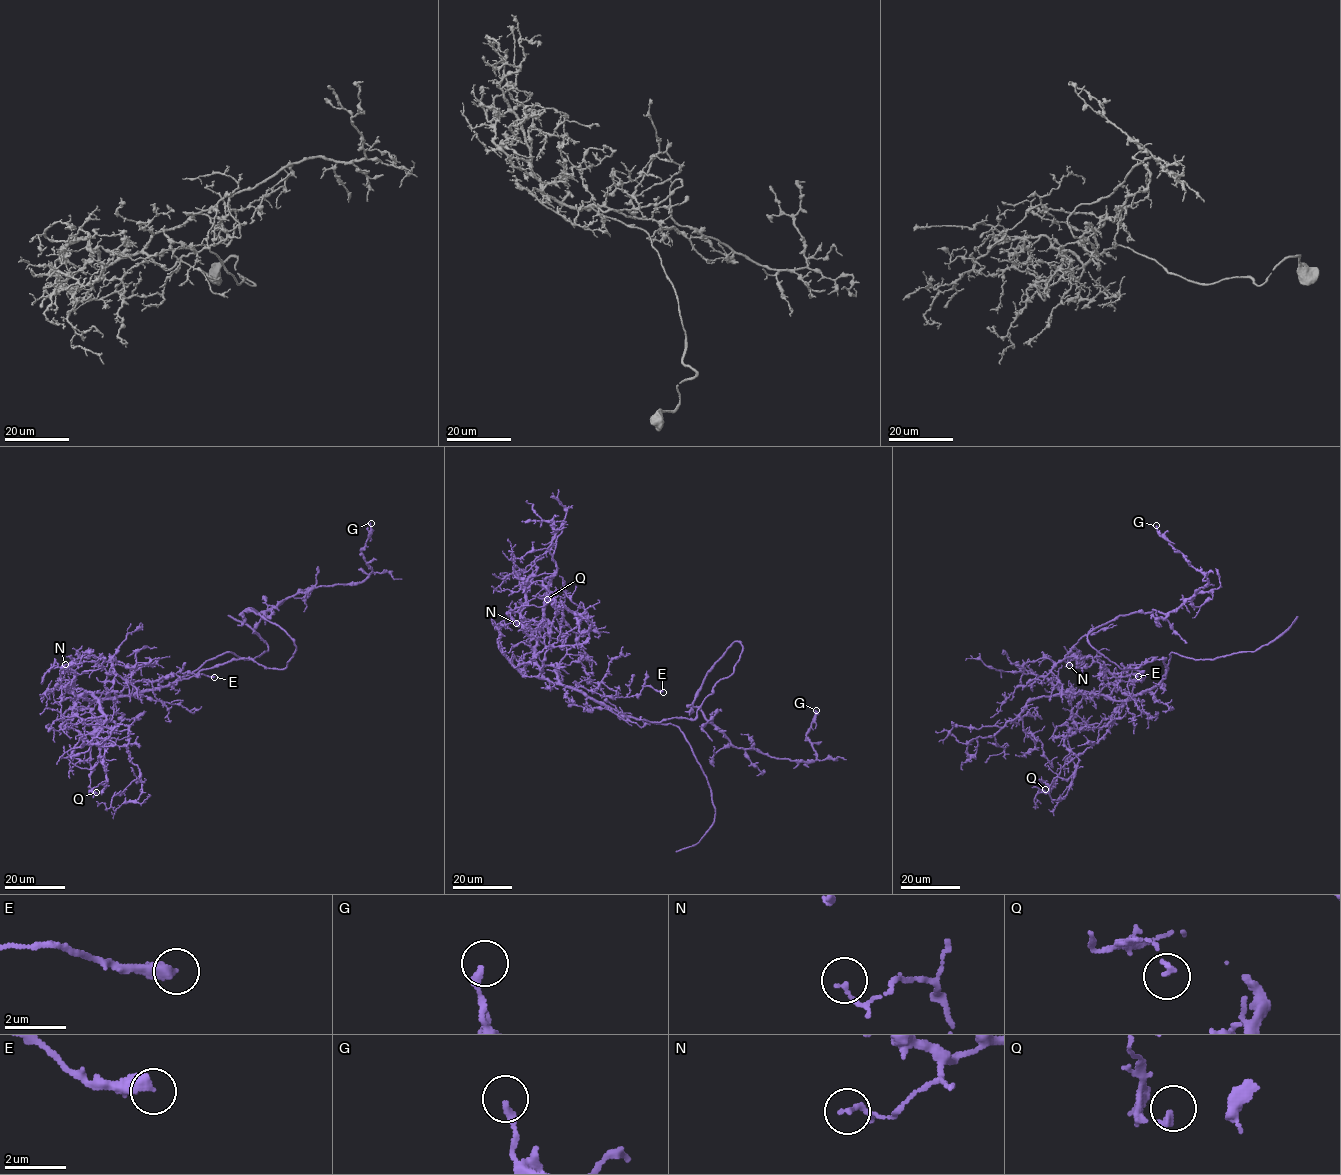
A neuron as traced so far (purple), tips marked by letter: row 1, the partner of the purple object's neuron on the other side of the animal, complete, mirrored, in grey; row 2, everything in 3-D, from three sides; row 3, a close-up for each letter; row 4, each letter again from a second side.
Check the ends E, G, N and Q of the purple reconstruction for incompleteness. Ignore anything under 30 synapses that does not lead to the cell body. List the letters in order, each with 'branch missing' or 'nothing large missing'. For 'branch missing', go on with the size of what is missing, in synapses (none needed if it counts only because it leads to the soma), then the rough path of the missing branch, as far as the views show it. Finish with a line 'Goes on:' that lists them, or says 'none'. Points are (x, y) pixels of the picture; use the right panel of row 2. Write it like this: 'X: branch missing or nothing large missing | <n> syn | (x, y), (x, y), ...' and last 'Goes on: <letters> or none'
E: nothing large missing
G: nothing large missing
N: nothing large missing
Q: nothing large missing
Goes on: none

